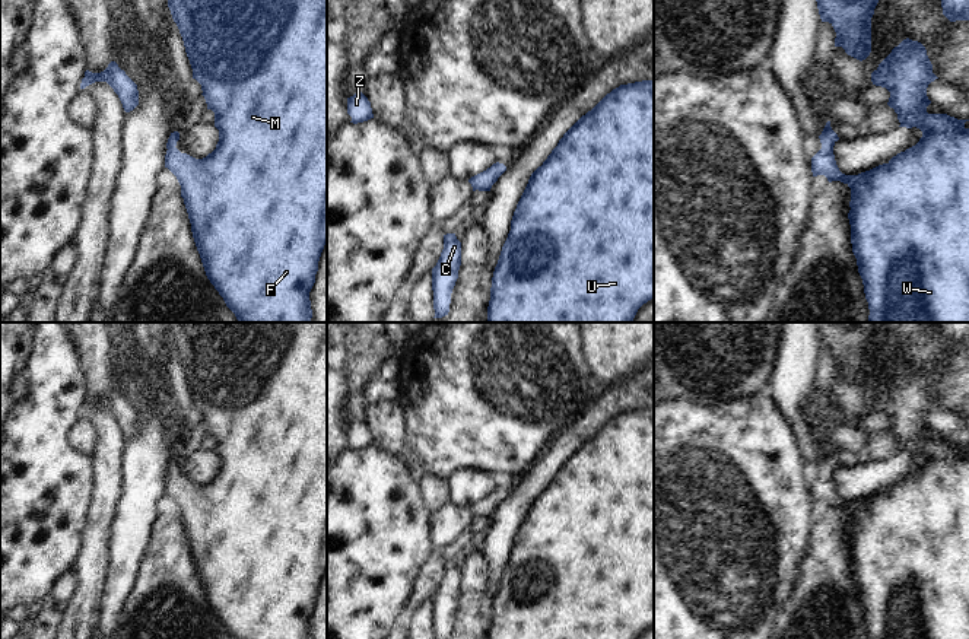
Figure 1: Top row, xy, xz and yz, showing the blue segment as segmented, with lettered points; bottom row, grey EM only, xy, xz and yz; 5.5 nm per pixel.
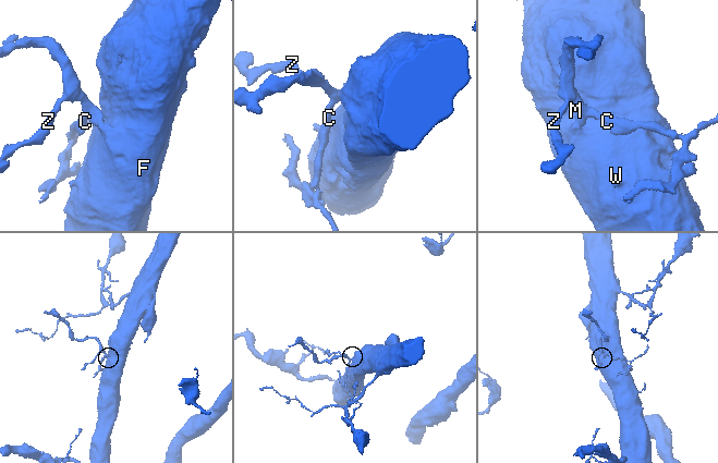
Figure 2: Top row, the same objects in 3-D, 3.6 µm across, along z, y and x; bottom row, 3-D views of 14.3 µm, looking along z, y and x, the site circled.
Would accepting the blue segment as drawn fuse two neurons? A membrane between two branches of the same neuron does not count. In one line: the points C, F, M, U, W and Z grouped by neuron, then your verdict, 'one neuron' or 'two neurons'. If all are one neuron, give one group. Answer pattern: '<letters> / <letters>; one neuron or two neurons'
C F M U W Z; one neuron

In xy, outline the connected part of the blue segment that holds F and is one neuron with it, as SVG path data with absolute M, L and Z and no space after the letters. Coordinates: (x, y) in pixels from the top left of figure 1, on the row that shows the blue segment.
M168 0L168 7L182 36L193 79L201 85L201 95L207 109L215 112L215 127L219 130L216 149L203 159L181 153L175 147L178 131L171 133L165 155L165 168L181 185L206 276L239 322L311 322L309 292L327 244L327 0Z

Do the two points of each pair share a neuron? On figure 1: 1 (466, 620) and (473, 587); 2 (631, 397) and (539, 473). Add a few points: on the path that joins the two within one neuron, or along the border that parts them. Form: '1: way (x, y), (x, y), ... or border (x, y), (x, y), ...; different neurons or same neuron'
1: way (467, 612), (472, 595); same neuron
2: way (607, 406), (561, 450); same neuron

